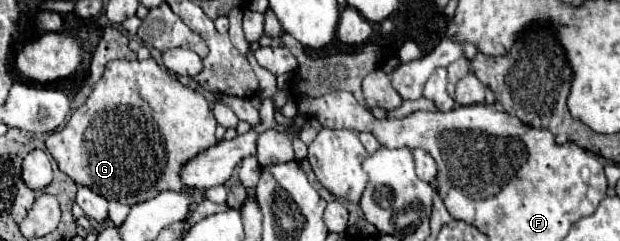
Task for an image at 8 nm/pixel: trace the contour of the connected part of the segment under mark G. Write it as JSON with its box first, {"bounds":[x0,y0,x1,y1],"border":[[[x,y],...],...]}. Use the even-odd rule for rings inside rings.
{"bounds":[45,57,217,205],"border":[[[153,57],[145,61],[115,59],[107,63],[103,77],[95,85],[95,91],[89,95],[87,115],[73,115],[73,119],[69,119],[61,131],[57,129],[47,137],[45,147],[57,161],[59,169],[67,173],[77,185],[91,187],[105,199],[121,199],[123,203],[133,205],[135,201],[151,197],[151,191],[179,191],[179,187],[183,187],[179,179],[181,165],[199,151],[217,143],[215,127],[217,121],[209,109],[207,99],[195,89],[183,85]],[[111,109],[117,109],[117,117],[103,117]]]}

